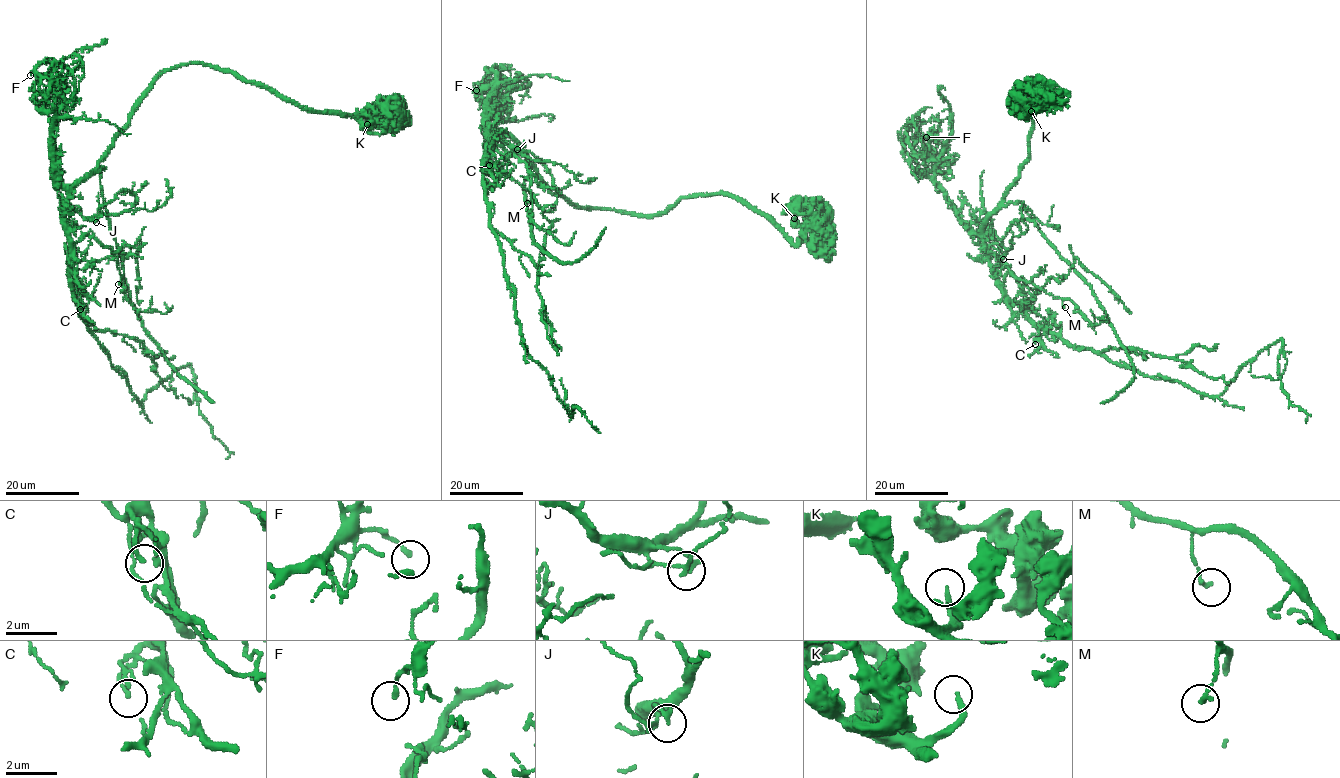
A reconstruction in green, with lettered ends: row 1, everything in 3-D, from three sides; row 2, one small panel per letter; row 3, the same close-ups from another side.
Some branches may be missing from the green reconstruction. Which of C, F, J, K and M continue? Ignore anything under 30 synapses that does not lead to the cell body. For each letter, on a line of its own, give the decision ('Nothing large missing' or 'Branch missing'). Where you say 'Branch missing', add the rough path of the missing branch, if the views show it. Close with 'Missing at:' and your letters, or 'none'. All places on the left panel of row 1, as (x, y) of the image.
C: Nothing large missing
F: Nothing large missing
J: Nothing large missing
K: Branch missing
M: Nothing large missing
Missing at: K

